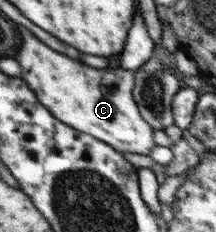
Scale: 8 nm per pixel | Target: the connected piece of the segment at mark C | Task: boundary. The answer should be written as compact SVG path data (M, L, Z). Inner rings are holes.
M22 27L22 31L26 35L26 51L22 51L18 59L22 64L23 77L62 123L110 144L116 151L150 155L156 147L154 128L140 116L132 95L136 70L88 67L48 47L26 27Z

